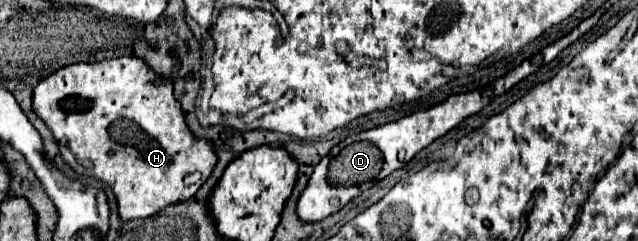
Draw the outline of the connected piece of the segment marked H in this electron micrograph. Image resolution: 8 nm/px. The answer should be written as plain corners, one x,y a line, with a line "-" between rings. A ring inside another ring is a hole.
119,57
97,63
73,63
51,73
33,89
33,111
55,133
61,157
77,175
95,177
113,189
119,217
123,221
151,217
167,205
193,197
199,185
211,175
217,161
211,143
205,139
195,139
185,125
181,105
173,97
171,79
159,77
147,69
141,59
135,57
-
195,171
205,179
193,185
185,185
185,177

